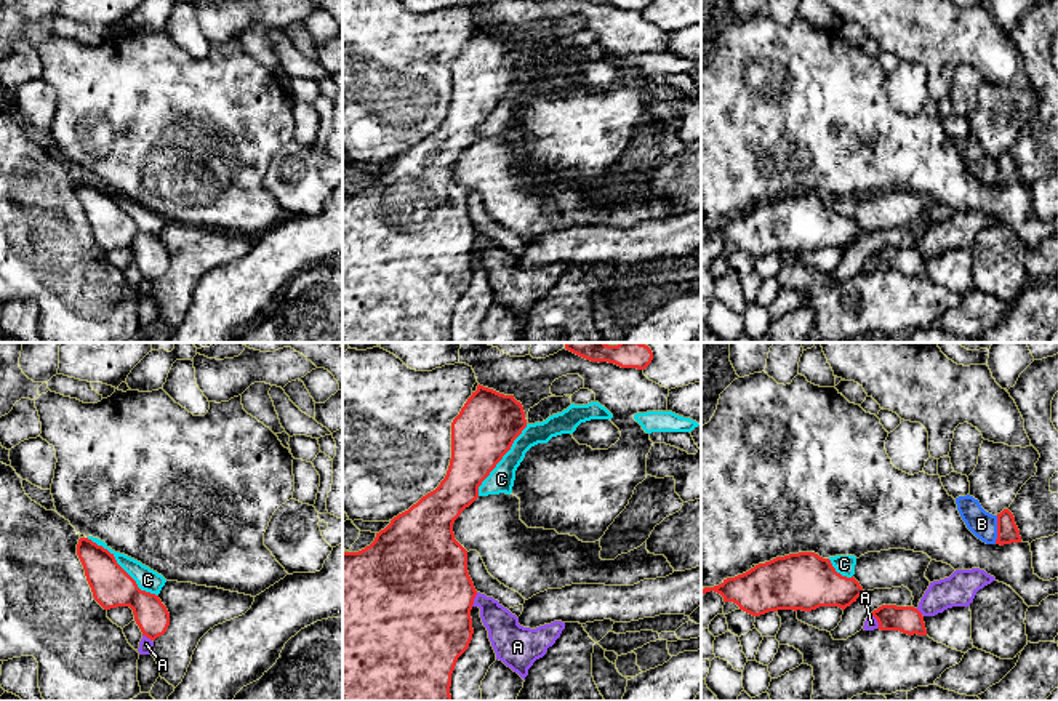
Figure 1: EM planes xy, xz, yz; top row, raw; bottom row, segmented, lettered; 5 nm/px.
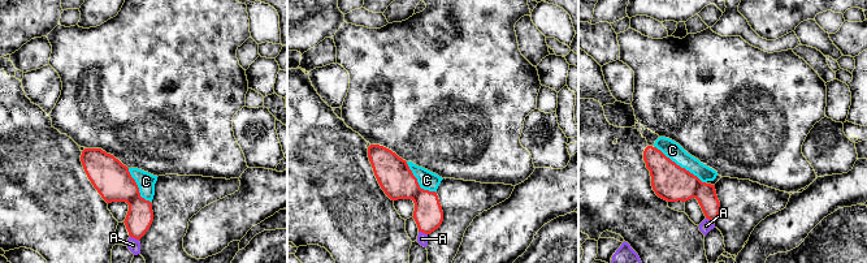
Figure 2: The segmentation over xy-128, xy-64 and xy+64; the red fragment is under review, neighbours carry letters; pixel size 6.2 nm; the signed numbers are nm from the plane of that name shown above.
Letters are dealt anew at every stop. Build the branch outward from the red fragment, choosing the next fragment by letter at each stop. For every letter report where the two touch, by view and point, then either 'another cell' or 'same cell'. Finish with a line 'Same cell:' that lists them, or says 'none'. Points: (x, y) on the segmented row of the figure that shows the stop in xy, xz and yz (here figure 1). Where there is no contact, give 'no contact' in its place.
A: contact yz (877, 621); another cell
B: contact yz (997, 530); another cell
C: contact xy (122, 568); another cell
Same cell: none

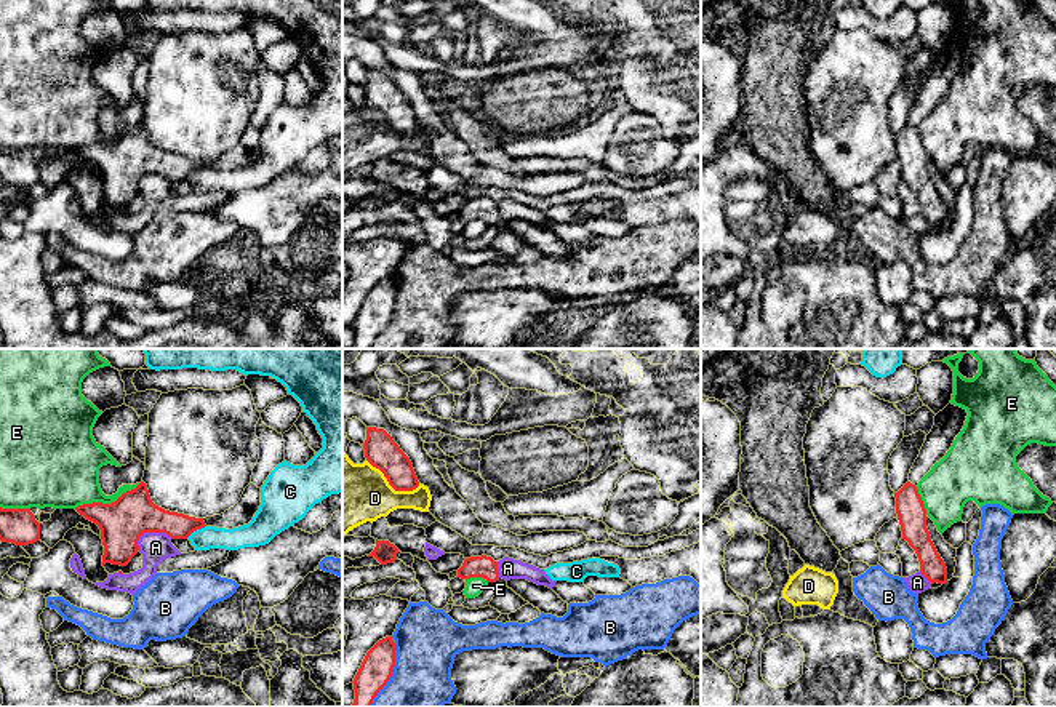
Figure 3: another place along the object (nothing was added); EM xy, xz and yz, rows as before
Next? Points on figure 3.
A: contact xy (152, 531); another cell
B: contact xz (391, 675); another cell
C: contact xy (196, 530); another cell
D: contact xz (392, 487); another cell
E: contact xy (108, 504); another cell
Same cell: none

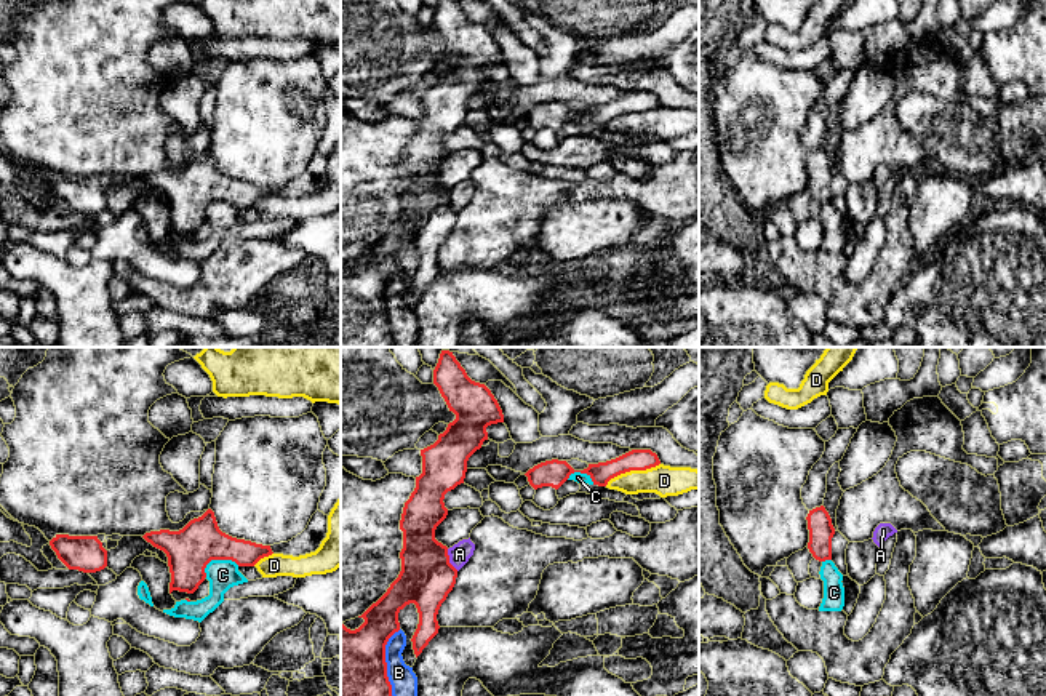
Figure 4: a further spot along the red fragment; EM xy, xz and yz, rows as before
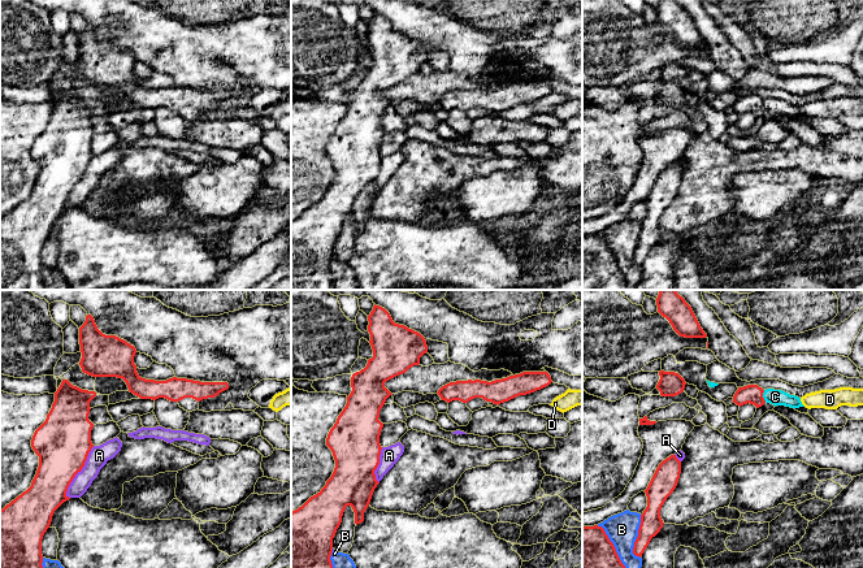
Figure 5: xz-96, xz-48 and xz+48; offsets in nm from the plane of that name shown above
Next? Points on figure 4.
A: contact xz (448, 560); another cell
B: contact xz (384, 661); another cell
C: contact xy (219, 559); another cell
D: contact xz (632, 469); another cell
Same cell: none

